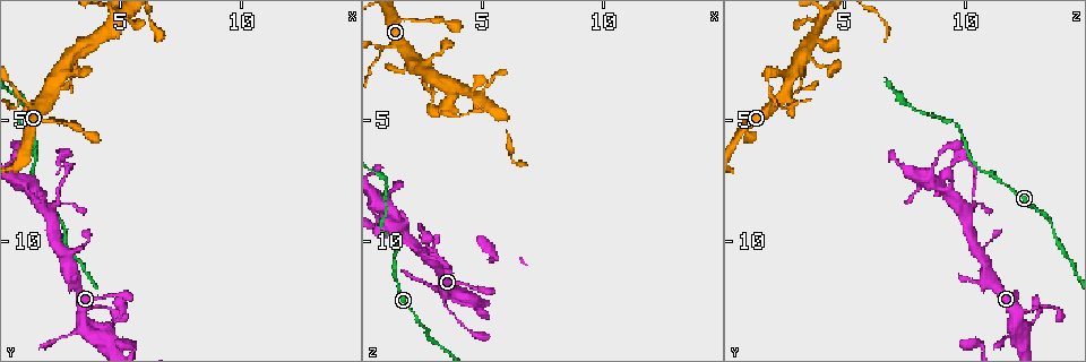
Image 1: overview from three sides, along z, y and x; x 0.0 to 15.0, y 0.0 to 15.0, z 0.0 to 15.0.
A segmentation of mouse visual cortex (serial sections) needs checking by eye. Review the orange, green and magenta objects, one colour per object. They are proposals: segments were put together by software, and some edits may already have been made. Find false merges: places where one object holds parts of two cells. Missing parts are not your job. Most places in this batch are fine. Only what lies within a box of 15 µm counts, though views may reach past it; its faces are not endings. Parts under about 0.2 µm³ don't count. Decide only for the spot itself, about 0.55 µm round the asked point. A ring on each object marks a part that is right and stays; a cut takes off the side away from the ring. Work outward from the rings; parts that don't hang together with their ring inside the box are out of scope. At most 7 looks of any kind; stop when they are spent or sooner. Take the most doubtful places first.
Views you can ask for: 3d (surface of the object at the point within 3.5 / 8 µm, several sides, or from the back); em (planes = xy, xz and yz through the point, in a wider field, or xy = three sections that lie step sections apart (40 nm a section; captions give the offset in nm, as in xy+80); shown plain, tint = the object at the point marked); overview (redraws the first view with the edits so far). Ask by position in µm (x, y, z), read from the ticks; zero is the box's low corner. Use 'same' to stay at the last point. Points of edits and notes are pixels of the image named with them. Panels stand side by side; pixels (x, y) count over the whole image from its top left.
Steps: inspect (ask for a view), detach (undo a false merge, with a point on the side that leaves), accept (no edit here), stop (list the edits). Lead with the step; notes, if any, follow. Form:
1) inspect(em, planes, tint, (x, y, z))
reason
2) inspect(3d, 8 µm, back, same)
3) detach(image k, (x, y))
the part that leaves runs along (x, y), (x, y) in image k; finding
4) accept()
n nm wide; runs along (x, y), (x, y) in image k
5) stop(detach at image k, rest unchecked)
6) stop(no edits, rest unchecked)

inspect(3d, 3.5 µm, (1.1, 4.1, 1.9))

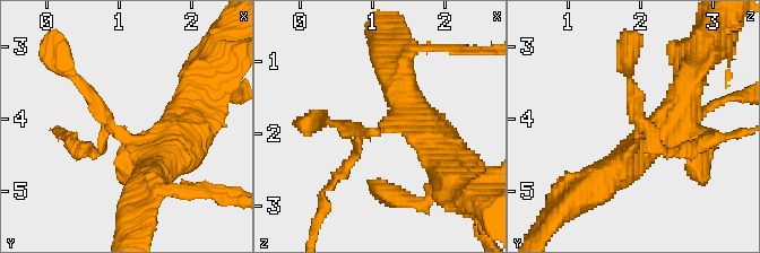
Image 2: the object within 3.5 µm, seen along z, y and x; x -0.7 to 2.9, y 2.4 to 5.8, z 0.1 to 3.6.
accept()
runs along (153, 179), (69, 71) in image 2; one cell here

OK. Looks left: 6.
inspect(3d, 3.5 µm, (1.1, 5.3, 9.9))
sharp bend

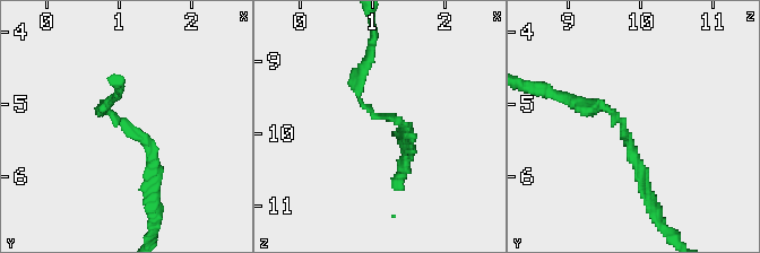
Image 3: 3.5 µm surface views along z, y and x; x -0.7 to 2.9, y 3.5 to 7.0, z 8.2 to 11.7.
inspect(em, xy, step 3, tint, (1.10, 5.30, 9.80))
arms of 150, 150 nm

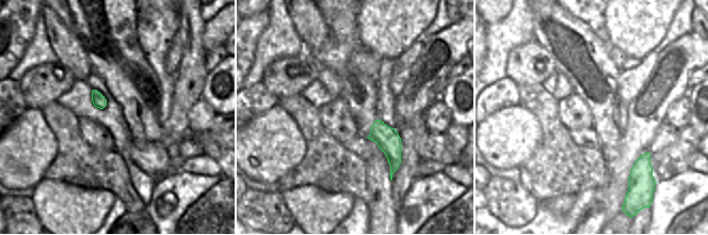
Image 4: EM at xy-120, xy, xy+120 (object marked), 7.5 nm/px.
inspect(em, planes, tint, same)
cut it another way

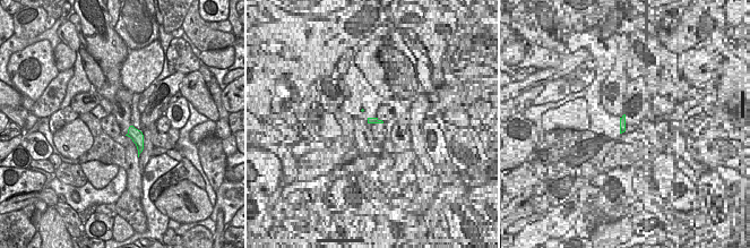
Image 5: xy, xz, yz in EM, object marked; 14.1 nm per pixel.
accept()
runs along (645, 182), (624, 123), (610, 108), (567, 98) in image 3; one cell here

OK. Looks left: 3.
inspect(3d, 8 µm, (1.5, 8.1, 9.2))
two arms in line, one across

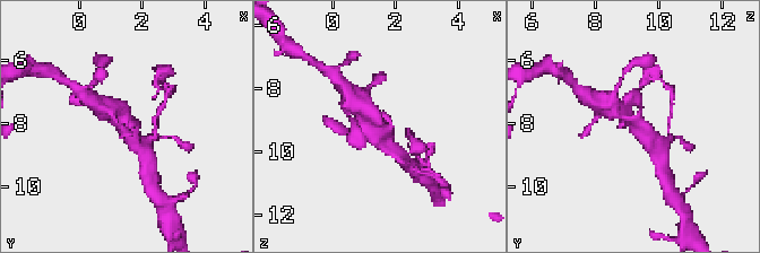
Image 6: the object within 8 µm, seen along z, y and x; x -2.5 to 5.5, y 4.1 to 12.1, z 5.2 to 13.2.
inspect(em, xy, step 1, tint, (1.5, 8.0, 9.2))

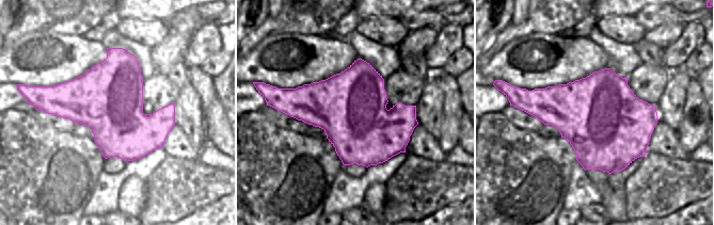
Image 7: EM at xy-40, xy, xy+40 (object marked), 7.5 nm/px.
accept()
arms of 200, 350, 500 nm; runs along (651, 147), (629, 116), (612, 108) in image 6; continuous, no second cell

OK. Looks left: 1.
stop(no edits, rest unchecked)

